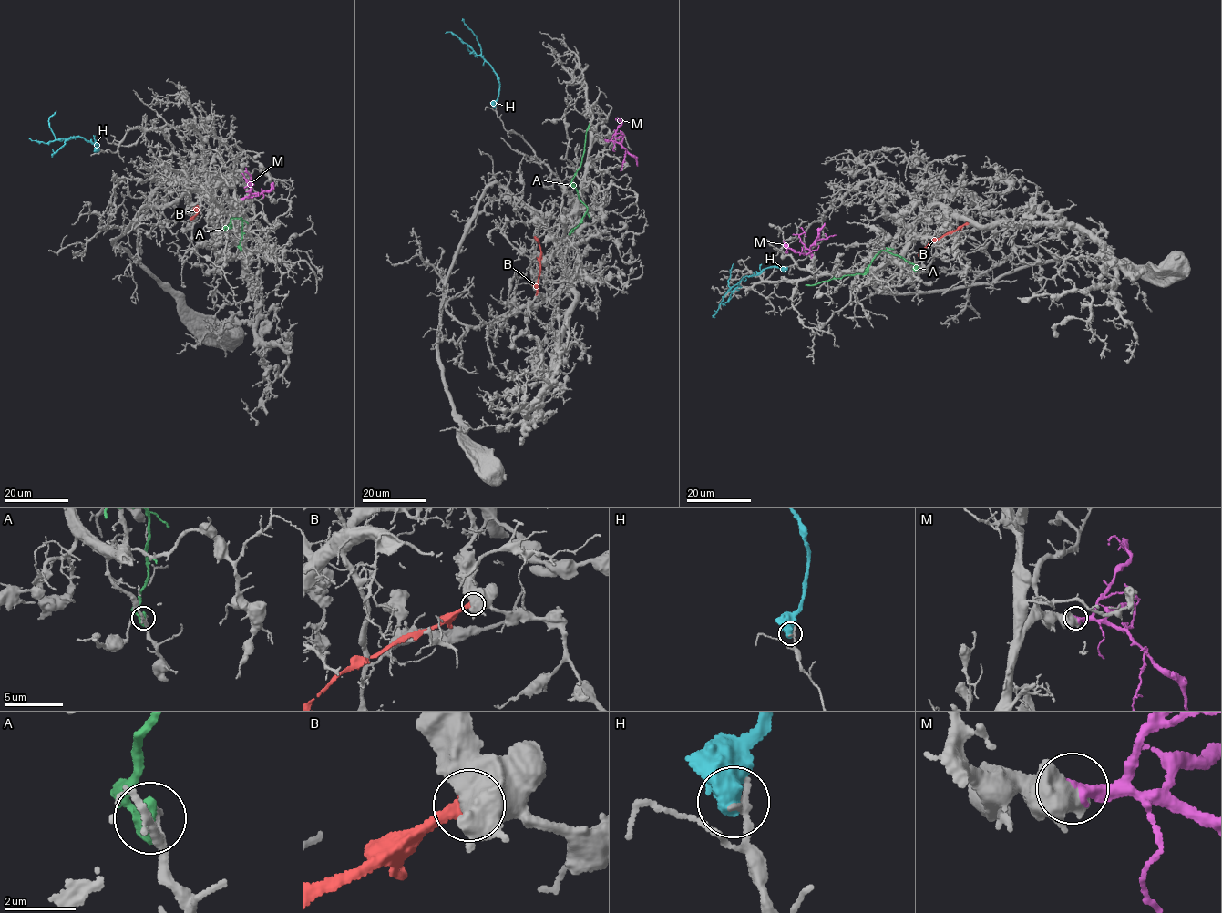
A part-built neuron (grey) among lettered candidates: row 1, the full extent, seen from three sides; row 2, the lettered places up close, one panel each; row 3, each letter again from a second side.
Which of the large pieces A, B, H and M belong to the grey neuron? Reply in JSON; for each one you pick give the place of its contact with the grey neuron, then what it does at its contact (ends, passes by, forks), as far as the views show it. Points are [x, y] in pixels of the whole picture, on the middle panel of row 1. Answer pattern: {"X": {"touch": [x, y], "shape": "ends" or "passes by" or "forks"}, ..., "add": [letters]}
{"M": {"touch": [606, 140], "shape": "ends"}, "add": ["M"]}

